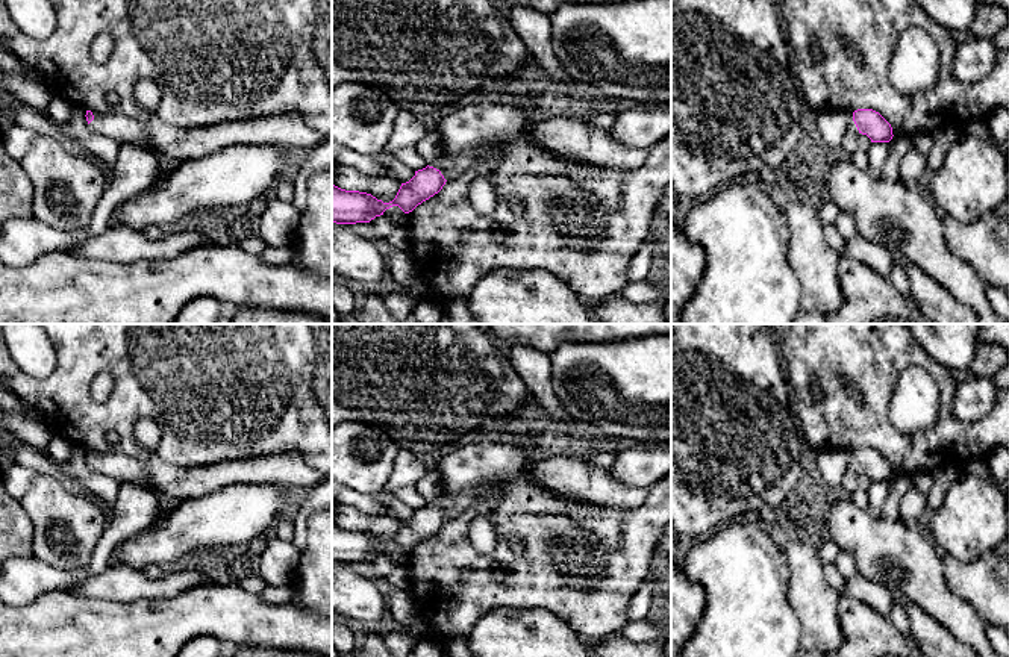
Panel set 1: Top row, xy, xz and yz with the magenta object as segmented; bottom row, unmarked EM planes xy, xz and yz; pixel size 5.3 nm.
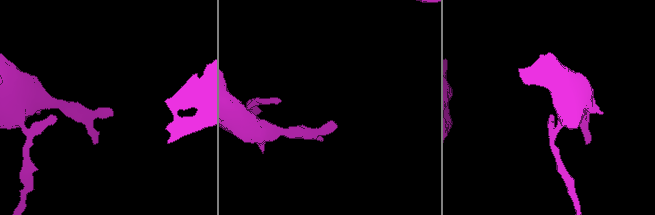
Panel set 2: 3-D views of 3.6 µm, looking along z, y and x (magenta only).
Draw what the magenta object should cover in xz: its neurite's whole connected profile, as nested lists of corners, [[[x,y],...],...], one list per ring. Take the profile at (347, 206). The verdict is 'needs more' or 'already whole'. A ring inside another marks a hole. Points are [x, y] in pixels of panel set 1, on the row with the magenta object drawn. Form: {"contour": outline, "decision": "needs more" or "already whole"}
{"contour": [[[486,145],[458,154],[442,153],[439,157],[427,162],[426,168],[415,171],[409,182],[401,183],[395,198],[389,203],[383,203],[367,192],[345,191],[332,185],[332,223],[370,223],[392,206],[398,206],[405,213],[409,213],[418,204],[438,194],[447,180],[458,179],[477,160],[485,160],[489,171],[495,171],[498,167],[497,153]]], "decision": "needs more"}

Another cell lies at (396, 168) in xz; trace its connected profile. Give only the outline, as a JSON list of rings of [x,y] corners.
[[[400,109],[392,135],[386,144],[383,153],[377,157],[386,168],[389,176],[395,177],[400,183],[409,182],[415,171],[405,167],[397,157],[395,153],[401,147],[415,147],[415,144],[427,133],[427,129],[423,126],[418,117],[412,112]]]

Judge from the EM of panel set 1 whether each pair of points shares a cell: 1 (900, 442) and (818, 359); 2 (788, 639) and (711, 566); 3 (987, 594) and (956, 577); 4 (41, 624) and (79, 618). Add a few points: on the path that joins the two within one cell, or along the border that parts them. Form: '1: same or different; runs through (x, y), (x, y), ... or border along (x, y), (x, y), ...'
1: same; runs through (876, 432), (834, 391), (832, 383)
2: same; runs through (768, 622), (730, 585)
3: same; runs through (979, 586), (974, 582), (964, 580)
4: same; runs through (50, 624), (70, 624)

